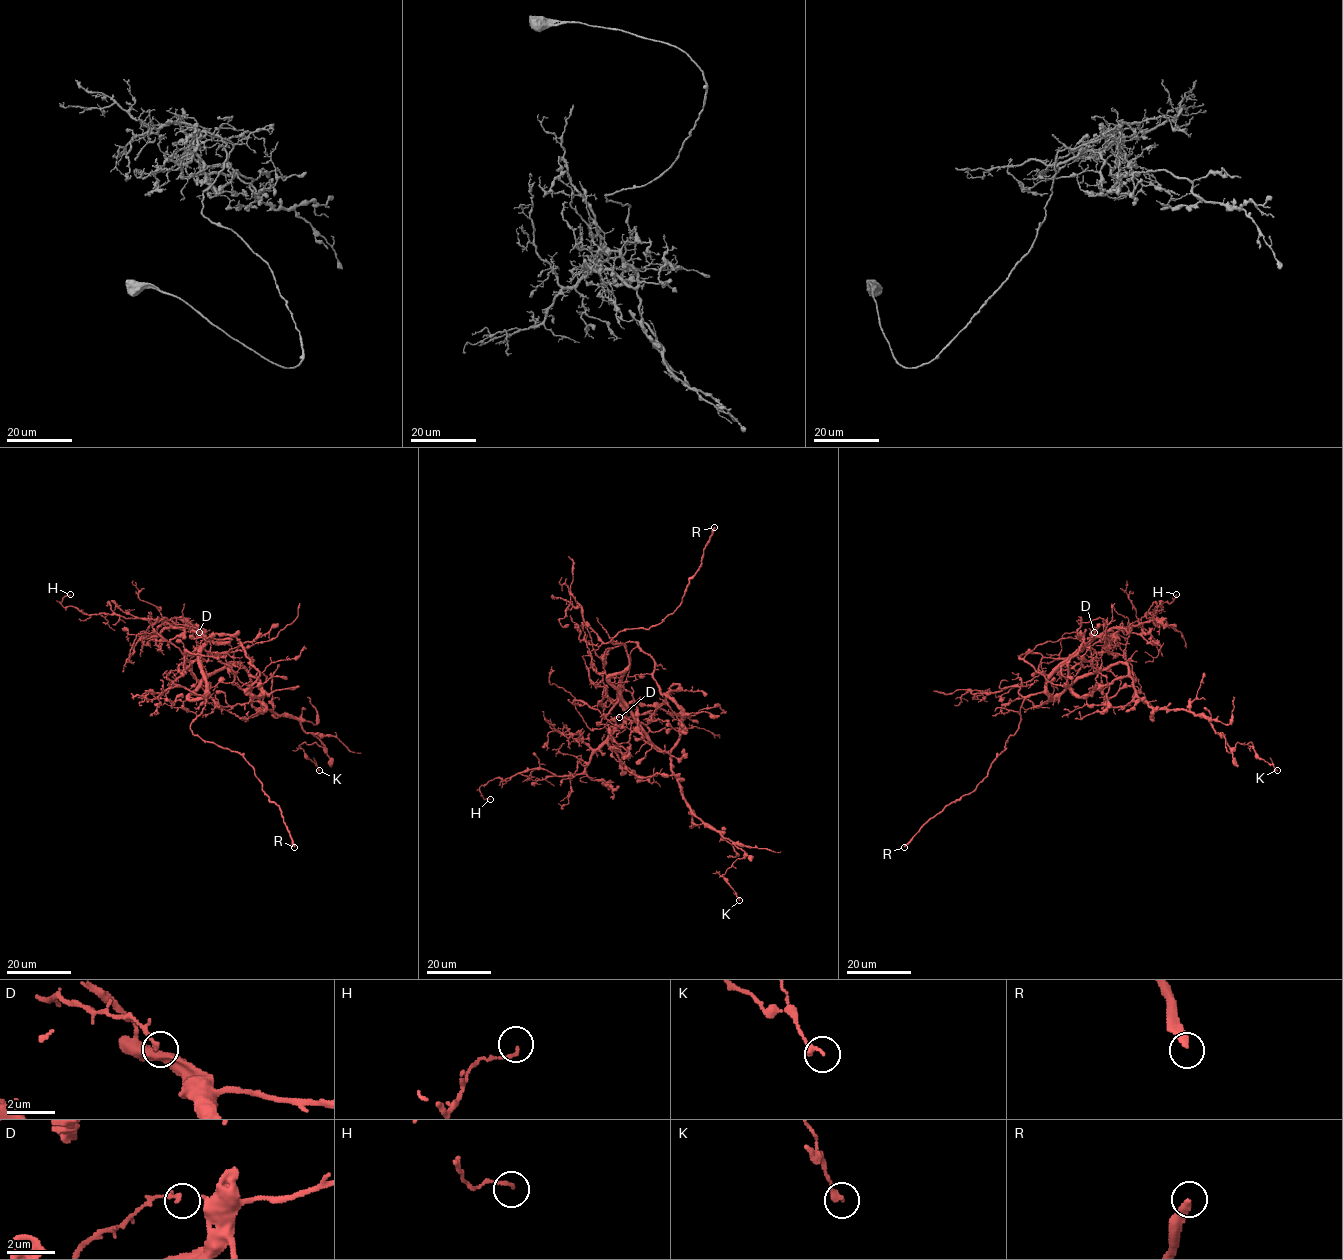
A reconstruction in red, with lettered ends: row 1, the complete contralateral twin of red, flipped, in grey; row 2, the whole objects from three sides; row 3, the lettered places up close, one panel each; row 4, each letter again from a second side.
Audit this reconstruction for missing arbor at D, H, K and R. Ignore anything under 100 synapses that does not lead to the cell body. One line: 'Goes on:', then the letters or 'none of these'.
Goes on: R

